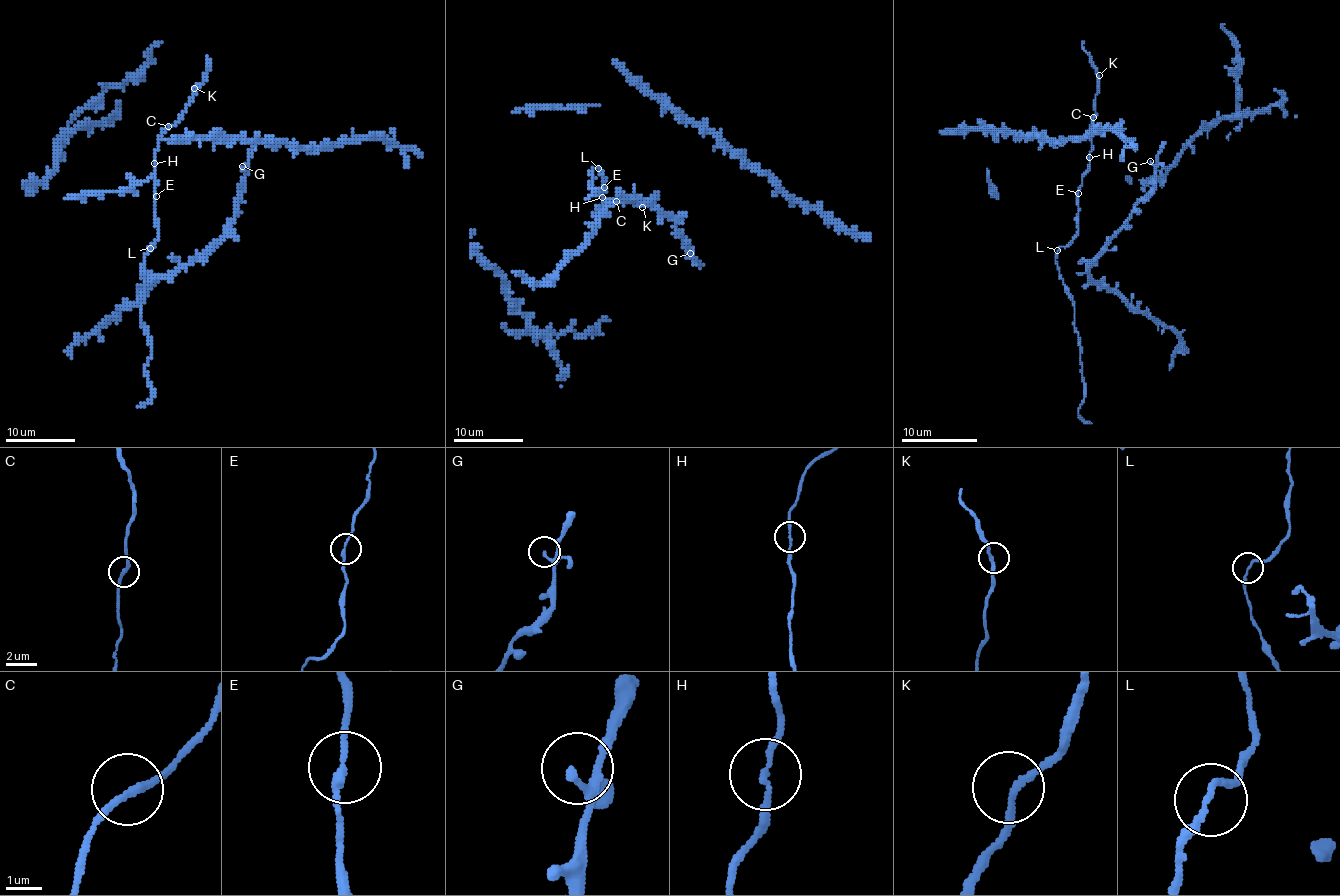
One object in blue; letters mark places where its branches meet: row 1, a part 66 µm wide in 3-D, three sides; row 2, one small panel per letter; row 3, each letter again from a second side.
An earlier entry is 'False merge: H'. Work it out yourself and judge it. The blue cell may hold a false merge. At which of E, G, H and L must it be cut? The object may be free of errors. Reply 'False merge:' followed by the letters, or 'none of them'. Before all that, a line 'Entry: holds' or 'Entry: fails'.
Entry: fails
False merge: none of them

